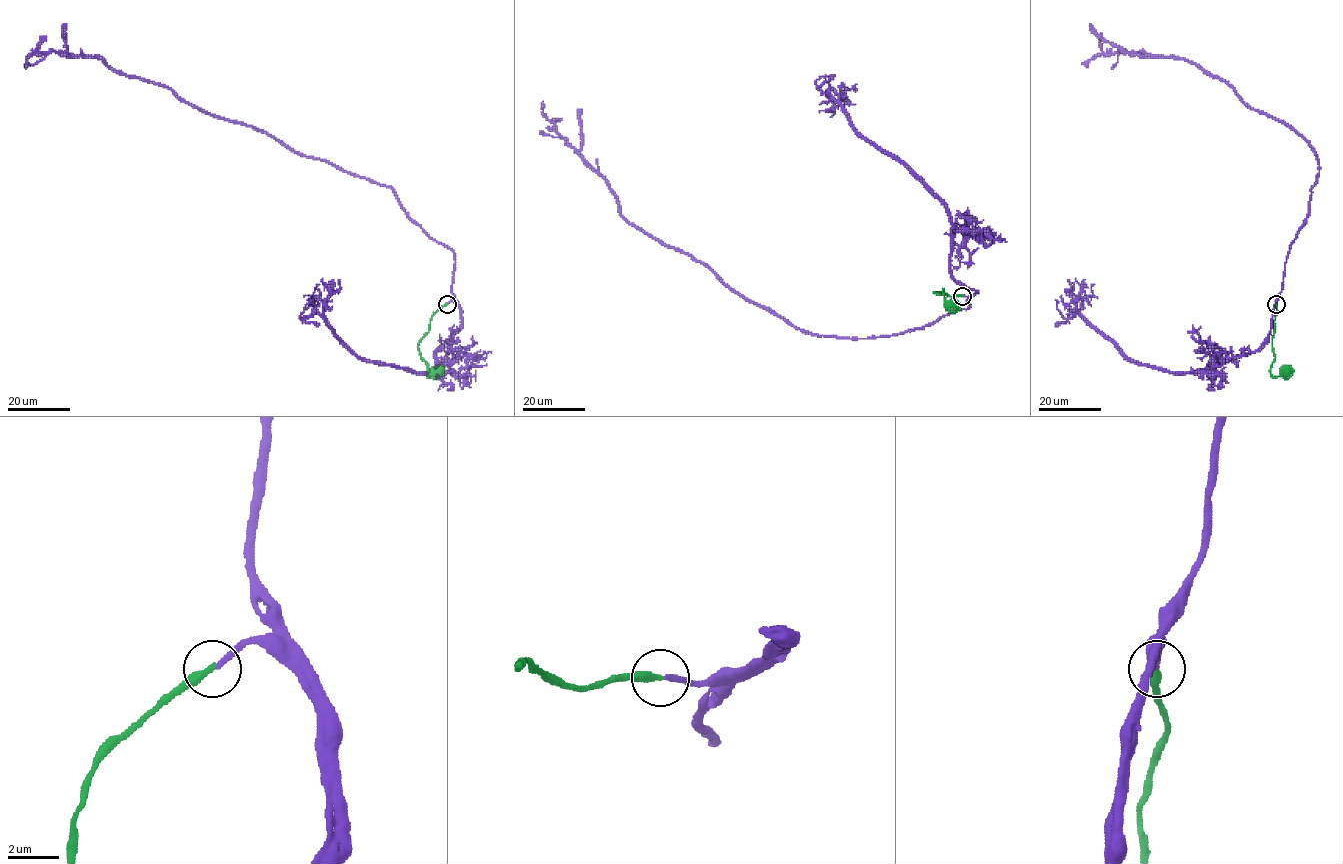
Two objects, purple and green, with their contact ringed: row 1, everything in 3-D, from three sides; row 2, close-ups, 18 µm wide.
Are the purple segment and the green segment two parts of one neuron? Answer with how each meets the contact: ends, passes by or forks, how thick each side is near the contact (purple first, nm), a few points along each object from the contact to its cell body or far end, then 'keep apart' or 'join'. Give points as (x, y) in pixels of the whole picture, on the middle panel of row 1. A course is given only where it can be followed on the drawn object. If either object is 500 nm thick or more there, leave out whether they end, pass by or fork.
purple ends there; green ends there; 200 nm thick on the purple side, 320 nm on the other; purple runs (962, 296), (969, 307), (904, 332), (841, 338), (797, 328), (631, 225), (609, 184), (542, 112), (543, 101); green runs (962, 296), (933, 292), (939, 294), (943, 289), (945, 302), (953, 307); join

